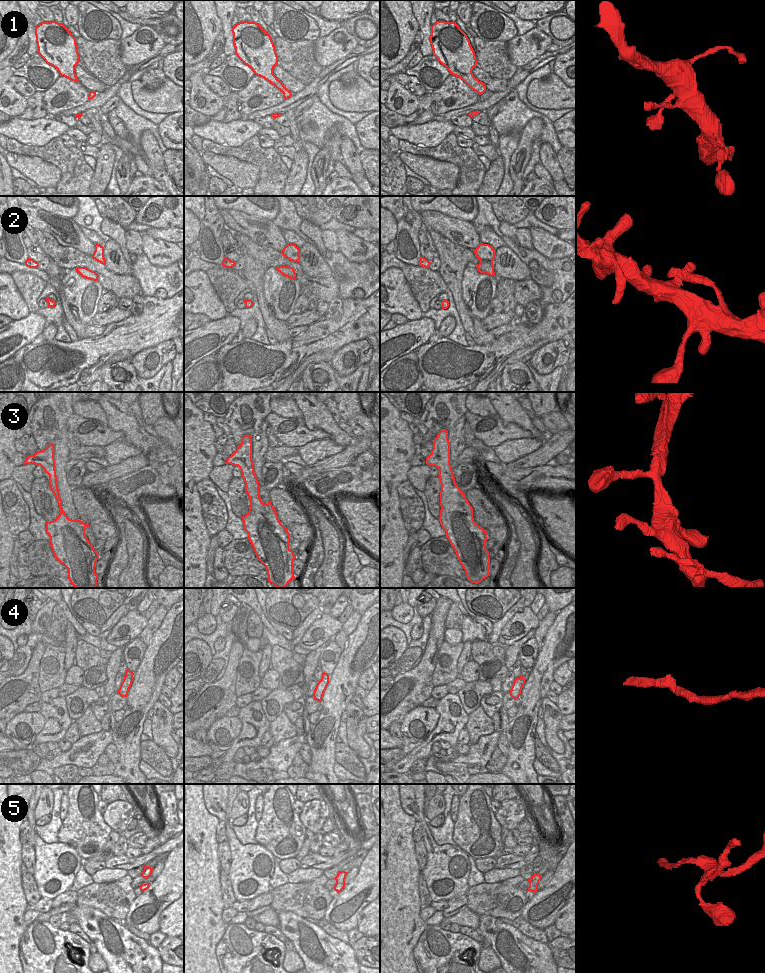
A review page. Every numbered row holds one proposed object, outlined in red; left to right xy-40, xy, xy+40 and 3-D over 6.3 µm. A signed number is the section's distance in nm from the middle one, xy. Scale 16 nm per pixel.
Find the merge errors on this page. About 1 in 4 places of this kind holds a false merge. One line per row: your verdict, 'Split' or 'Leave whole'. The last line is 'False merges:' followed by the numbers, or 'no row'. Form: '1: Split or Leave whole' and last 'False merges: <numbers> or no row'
1: Leave whole
2: Leave whole
3: Leave whole
4: Leave whole
5: Split
False merges: 5

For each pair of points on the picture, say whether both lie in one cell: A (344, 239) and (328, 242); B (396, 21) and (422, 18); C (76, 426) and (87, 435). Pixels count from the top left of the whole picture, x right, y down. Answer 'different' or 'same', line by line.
A: different
B: different
C: same

